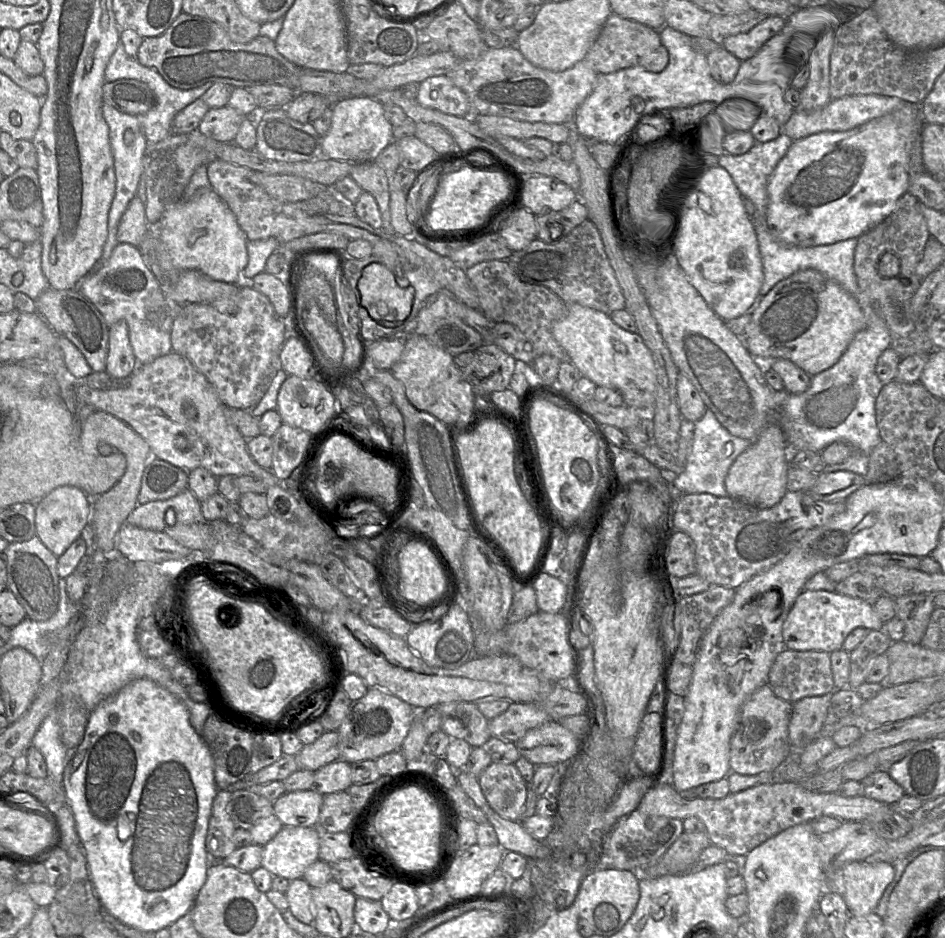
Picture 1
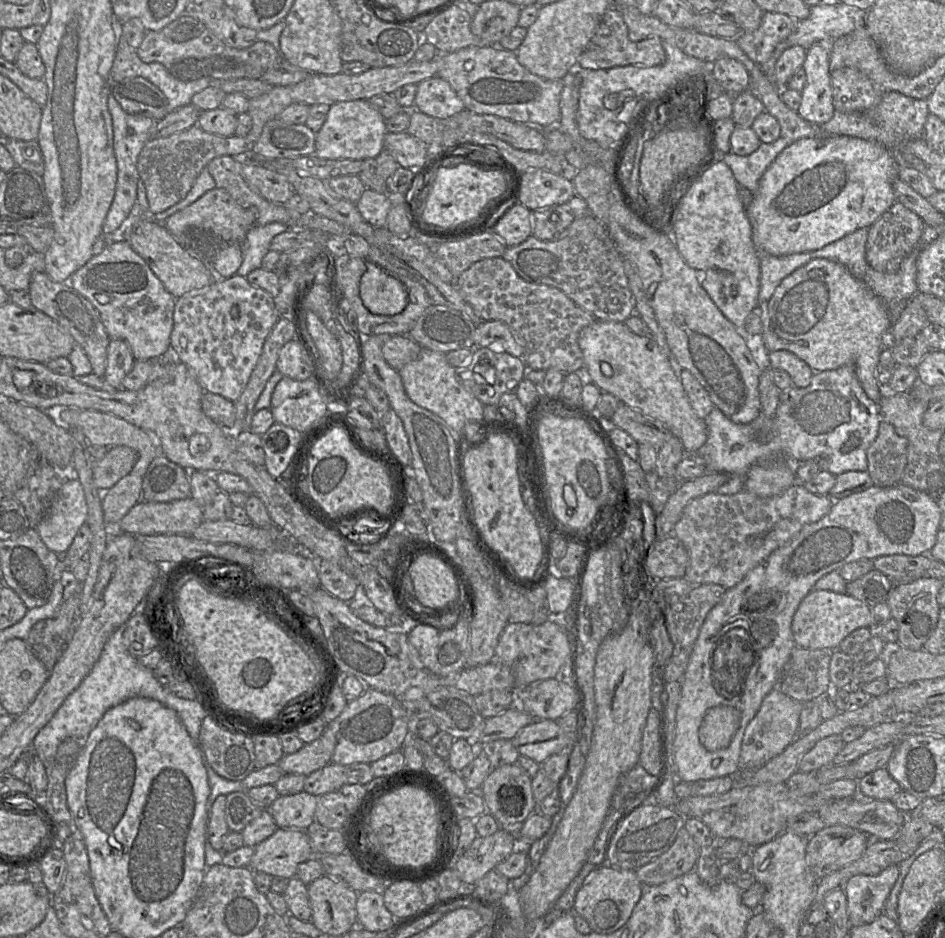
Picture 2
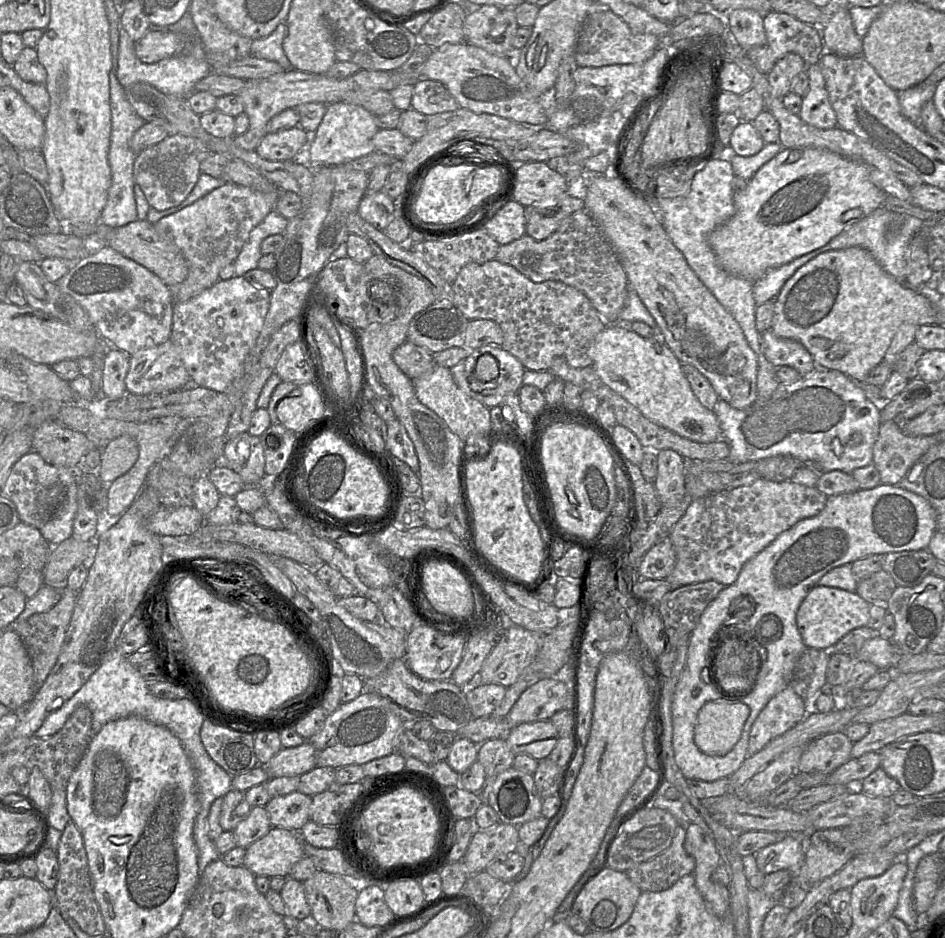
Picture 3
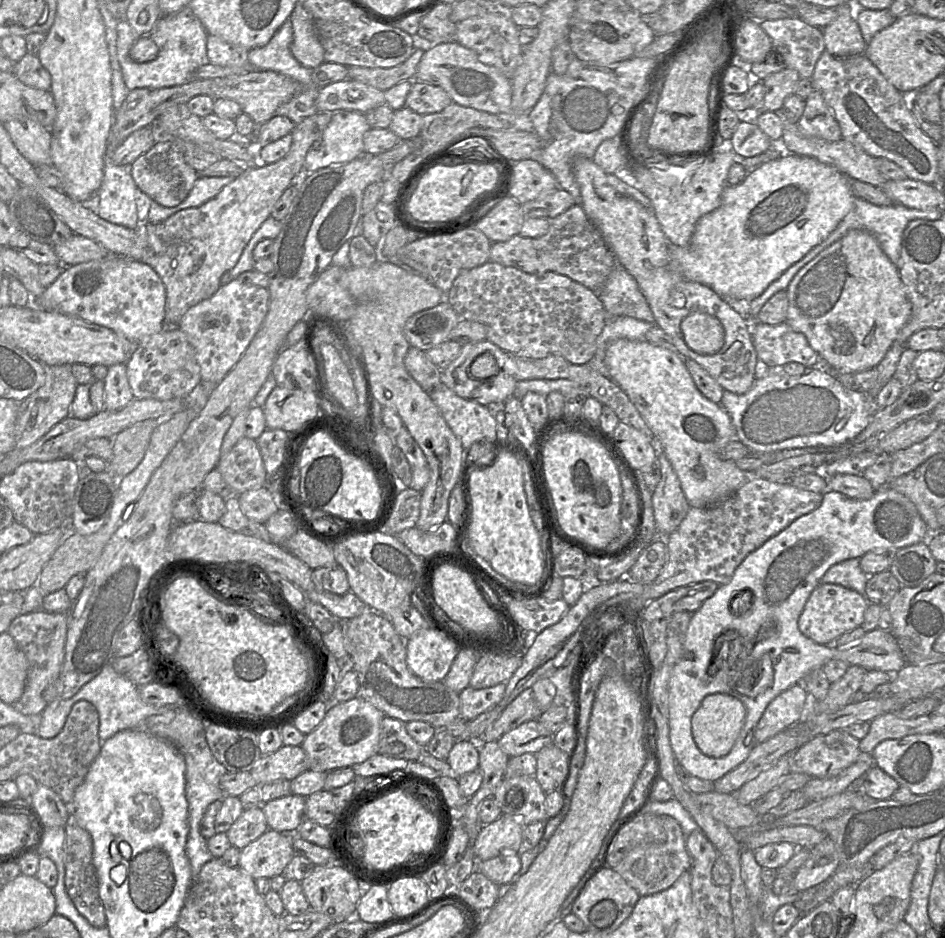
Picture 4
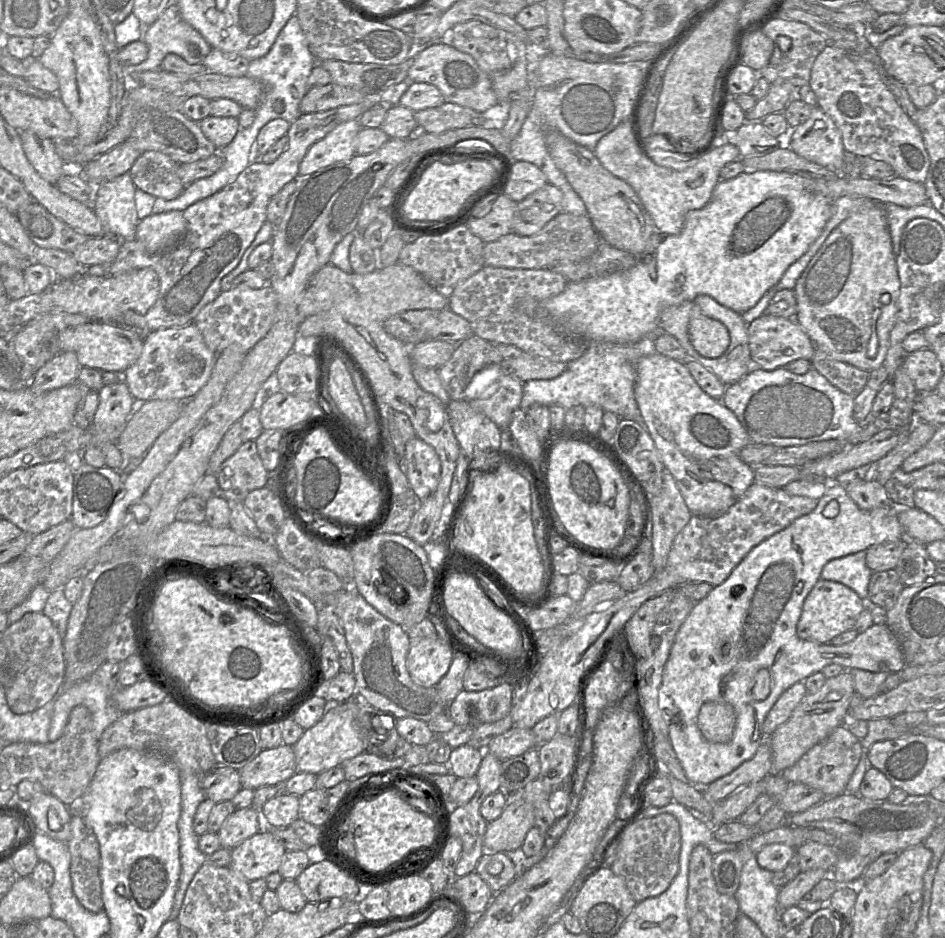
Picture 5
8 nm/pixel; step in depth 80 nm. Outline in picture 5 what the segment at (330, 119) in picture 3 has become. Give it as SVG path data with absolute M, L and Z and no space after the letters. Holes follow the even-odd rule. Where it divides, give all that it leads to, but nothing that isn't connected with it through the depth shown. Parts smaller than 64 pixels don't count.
M358 120L335 127L308 149L300 163L299 176L309 176L322 168L353 157L356 154L355 138L360 129Z

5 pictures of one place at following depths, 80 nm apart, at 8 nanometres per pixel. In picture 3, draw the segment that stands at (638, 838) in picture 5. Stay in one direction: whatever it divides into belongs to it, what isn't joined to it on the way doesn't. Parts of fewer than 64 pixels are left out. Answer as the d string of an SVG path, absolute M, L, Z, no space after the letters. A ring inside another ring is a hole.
M679 824L671 845L654 858L628 870L626 874L642 892L660 892L681 877L691 874L695 858L685 849L686 827Z

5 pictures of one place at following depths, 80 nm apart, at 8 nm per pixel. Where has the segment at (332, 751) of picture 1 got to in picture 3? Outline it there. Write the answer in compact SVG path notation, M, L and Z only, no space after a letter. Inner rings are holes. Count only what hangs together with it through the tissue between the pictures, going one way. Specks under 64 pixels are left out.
M305 741L297 747L282 748L269 762L259 765L265 769L269 778L301 776L317 767L315 748Z

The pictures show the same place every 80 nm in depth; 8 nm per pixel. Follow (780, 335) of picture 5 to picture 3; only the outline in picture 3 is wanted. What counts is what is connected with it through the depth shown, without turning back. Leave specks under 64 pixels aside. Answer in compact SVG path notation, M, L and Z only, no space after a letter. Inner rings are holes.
M768 329L760 333L762 352L774 367L788 366L795 369L800 377L810 375L815 369L817 371L829 371L814 363L811 354L799 342L780 338Z

